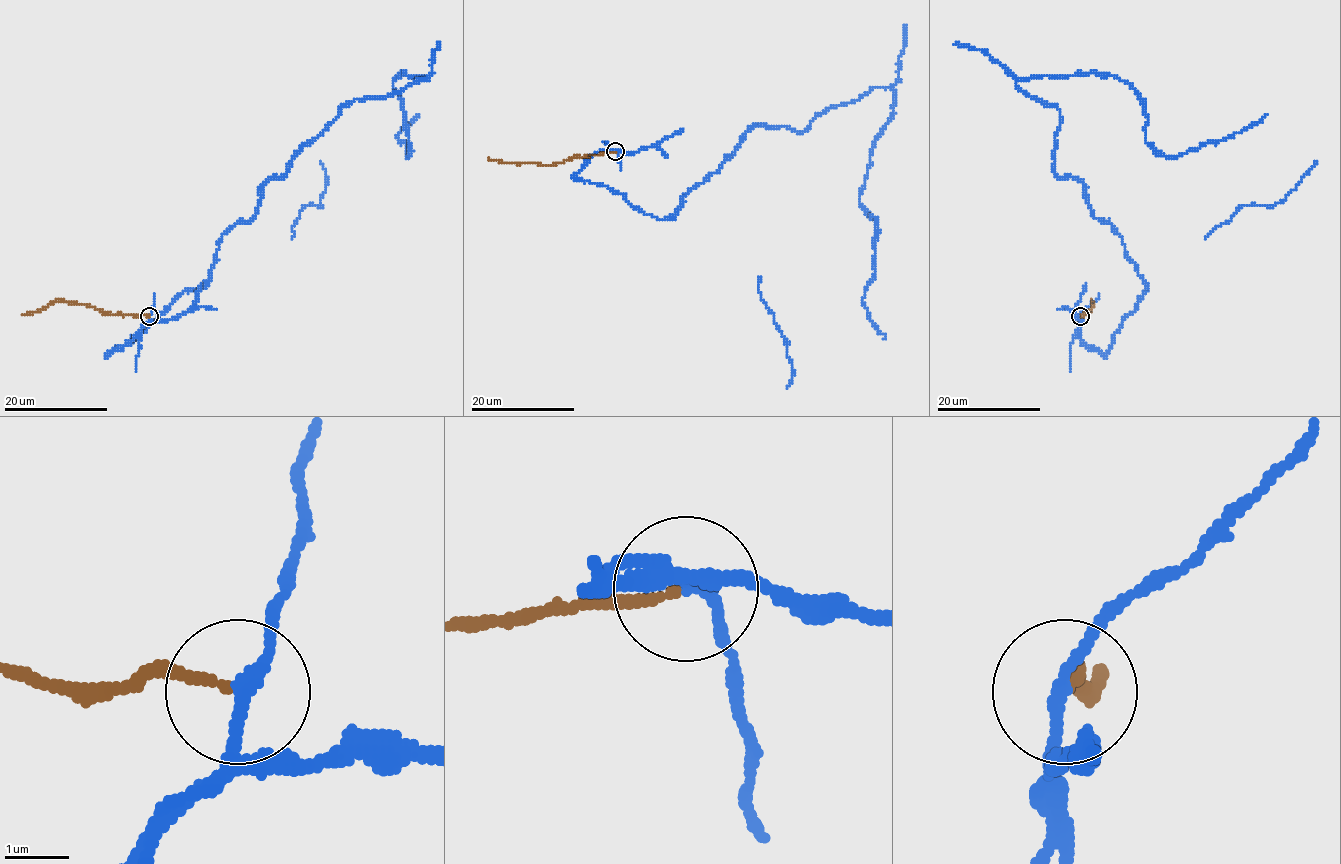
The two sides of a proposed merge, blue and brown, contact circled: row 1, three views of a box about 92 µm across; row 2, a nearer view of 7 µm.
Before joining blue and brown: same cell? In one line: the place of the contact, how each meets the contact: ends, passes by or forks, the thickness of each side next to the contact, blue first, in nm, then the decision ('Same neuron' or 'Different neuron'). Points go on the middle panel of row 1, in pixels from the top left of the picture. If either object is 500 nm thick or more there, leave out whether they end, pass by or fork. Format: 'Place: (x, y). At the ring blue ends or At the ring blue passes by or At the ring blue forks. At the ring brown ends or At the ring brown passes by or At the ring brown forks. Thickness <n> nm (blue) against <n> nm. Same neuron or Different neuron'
Place: (615, 151). At the ring blue passes by. At the ring brown ends. Thickness 180 nm (blue) against 150 nm. Different neuron

